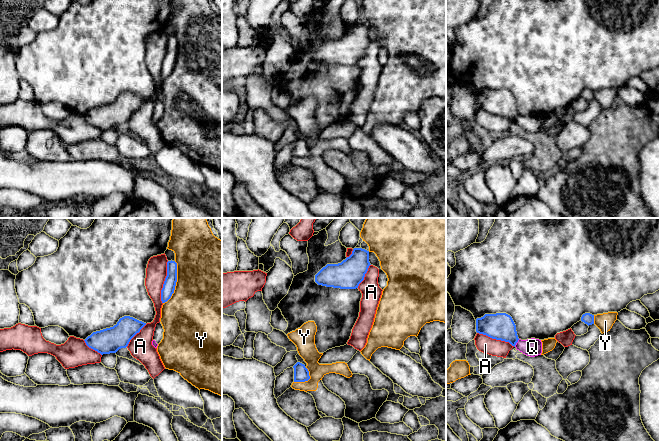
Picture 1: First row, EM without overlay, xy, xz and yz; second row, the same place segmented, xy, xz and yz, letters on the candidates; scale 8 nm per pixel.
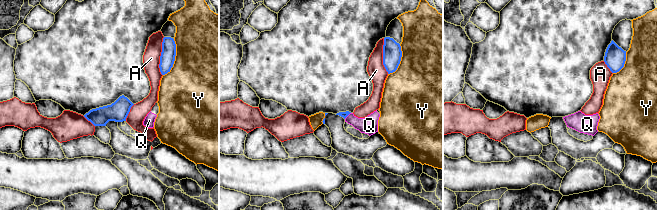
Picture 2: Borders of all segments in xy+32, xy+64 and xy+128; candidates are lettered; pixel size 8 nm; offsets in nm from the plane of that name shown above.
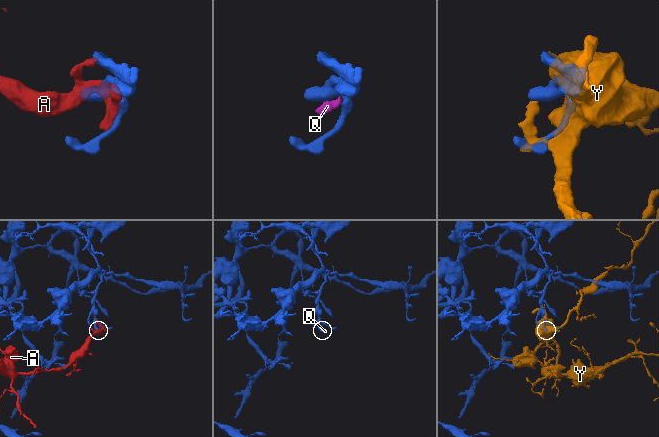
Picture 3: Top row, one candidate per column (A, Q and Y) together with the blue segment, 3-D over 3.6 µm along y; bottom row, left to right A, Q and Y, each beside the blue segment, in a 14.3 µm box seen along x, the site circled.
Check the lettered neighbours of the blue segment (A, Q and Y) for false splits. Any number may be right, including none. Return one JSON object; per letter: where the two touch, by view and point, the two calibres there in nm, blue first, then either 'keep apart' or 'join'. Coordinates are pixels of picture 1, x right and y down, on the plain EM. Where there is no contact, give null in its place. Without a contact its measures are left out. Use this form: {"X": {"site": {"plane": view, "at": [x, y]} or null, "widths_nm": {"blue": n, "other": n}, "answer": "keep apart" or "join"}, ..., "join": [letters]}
{"A": {"site": {"plane": "xy", "at": [164, 58]}, "widths_nm": {"blue": 100, "other": 170}, "answer": "keep apart"}, "Q": {"site": {"plane": "yz", "at": [516, 118]}, "widths_nm": {"blue": 220, "other": 150}, "answer": "keep apart"}, "Y": {"site": {"plane": "xy", "at": [175, 59]}, "widths_nm": {"blue": 100, "other": 480}, "answer": "keep apart"}, "join": []}

